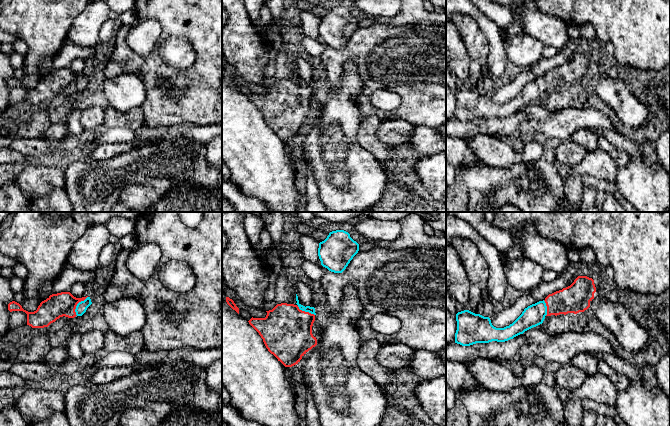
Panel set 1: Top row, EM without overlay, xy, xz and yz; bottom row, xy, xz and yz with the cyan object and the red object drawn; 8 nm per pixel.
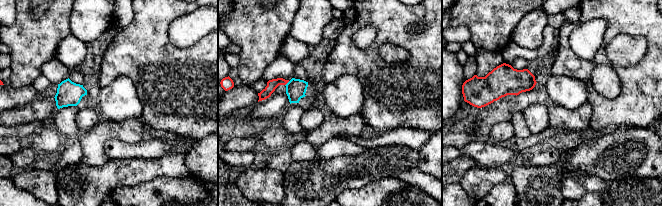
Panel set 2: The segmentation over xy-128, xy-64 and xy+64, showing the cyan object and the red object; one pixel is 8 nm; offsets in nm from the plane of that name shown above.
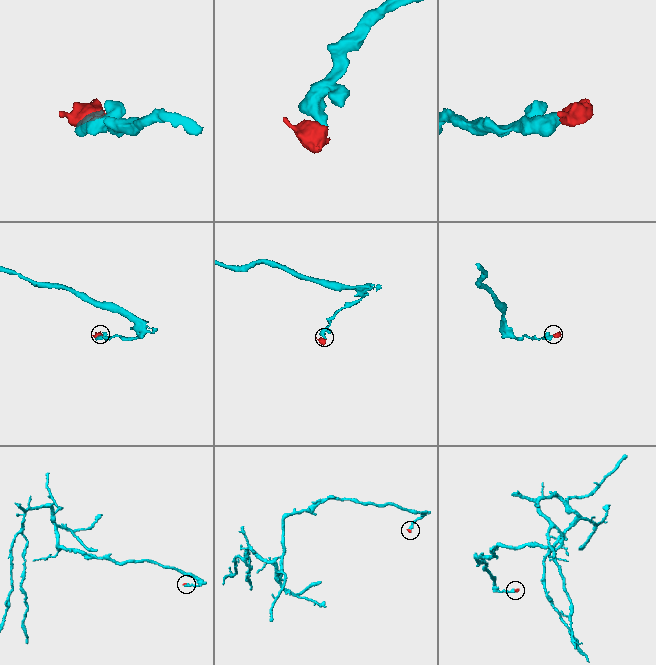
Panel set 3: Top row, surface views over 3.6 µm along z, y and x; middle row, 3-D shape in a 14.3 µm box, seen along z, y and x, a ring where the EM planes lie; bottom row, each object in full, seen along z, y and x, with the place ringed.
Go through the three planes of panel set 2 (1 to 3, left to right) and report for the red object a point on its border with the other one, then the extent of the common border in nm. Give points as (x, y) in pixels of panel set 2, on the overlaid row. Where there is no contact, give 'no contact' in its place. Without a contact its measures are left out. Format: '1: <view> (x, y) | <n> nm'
1: no contact
2: xy-64 (287, 83) | 50 nm
3: no contact

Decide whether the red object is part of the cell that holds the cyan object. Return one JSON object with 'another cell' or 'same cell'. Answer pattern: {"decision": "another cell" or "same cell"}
{"decision": "same cell"}

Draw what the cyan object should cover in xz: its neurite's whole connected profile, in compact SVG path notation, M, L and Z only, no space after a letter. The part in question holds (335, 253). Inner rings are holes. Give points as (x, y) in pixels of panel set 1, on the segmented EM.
M336 230L330 232L327 238L319 243L318 256L323 267L334 273L342 273L358 251L359 244L350 237L348 232Z

